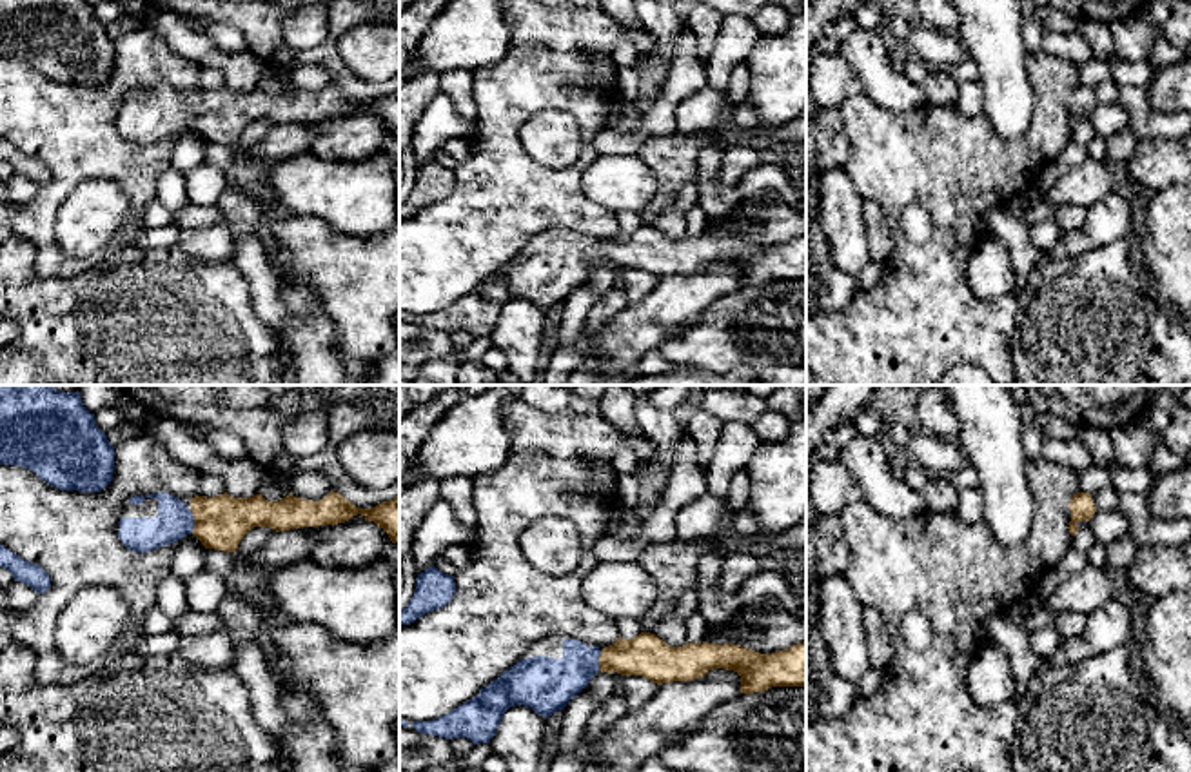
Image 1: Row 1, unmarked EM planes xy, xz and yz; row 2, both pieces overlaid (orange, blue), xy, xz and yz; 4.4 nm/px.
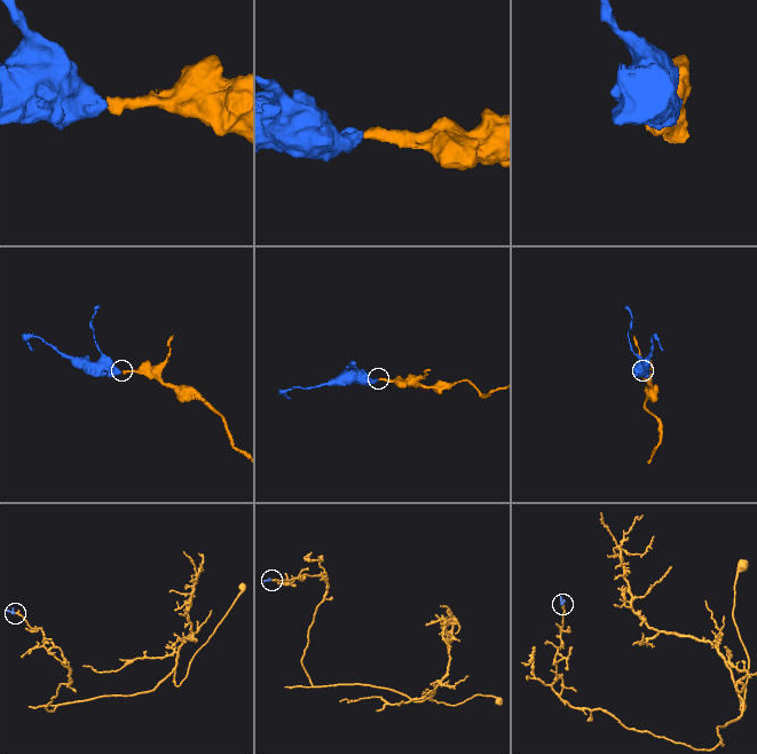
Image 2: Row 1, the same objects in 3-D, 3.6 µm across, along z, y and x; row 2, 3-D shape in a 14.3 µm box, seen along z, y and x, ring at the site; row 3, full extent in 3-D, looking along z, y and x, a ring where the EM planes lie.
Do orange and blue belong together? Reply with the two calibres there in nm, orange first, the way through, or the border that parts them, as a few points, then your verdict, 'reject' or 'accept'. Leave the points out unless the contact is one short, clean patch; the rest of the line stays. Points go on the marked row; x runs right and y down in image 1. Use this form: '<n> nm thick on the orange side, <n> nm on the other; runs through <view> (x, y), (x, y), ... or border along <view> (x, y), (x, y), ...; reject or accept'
240 nm thick on the orange side, 160 nm on the other; runs through xy (220, 522), (195, 522), (175, 520); accept

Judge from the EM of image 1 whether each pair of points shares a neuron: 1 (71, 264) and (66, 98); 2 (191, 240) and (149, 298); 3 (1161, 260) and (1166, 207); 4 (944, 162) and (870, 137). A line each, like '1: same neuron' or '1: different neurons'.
1: same neuron
2: different neurons
3: same neuron
4: same neuron

